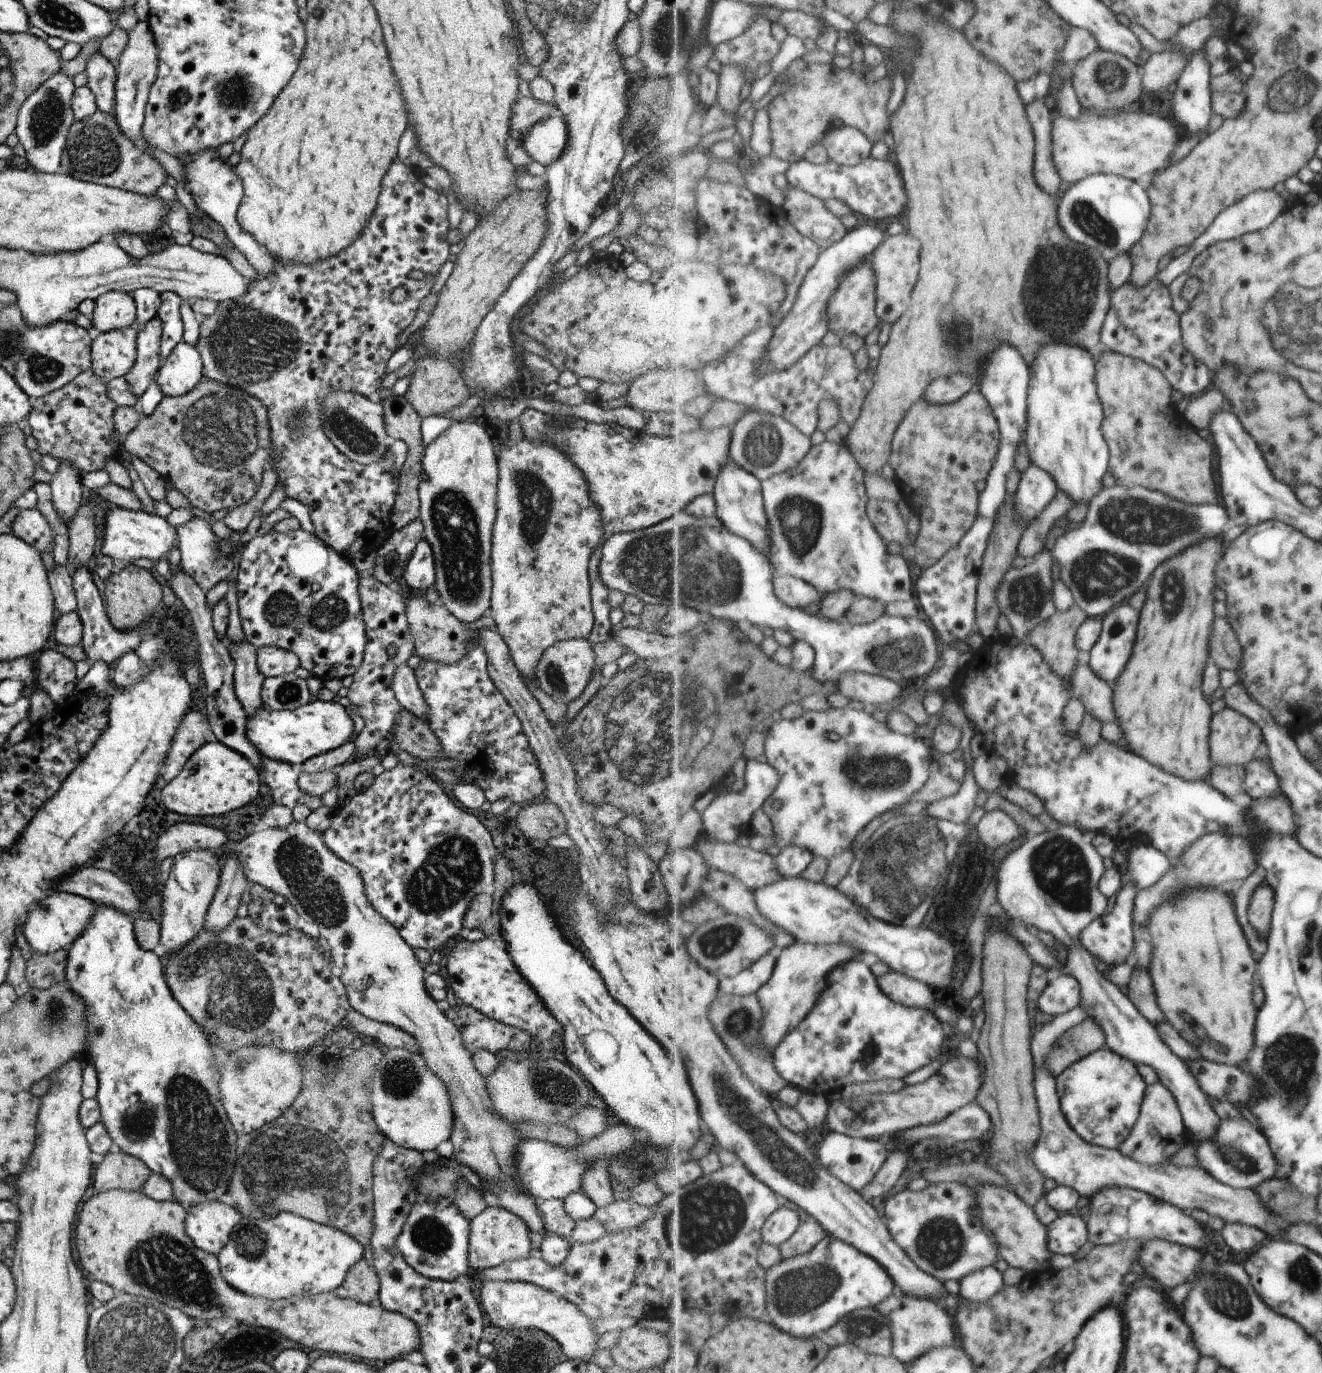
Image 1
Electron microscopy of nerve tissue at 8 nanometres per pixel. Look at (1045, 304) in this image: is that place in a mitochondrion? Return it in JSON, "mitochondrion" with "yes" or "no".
{"mitochondrion":"yes"}

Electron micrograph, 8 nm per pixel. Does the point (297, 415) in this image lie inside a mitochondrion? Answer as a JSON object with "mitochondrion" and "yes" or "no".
{"mitochondrion":"yes"}

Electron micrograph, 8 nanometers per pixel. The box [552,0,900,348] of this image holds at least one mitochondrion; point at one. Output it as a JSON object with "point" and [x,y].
{"point":[669,36]}

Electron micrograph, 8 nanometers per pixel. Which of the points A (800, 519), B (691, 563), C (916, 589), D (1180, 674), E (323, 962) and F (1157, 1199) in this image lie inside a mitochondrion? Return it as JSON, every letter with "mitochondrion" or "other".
{"A":"mitochondrion","B":"mitochondrion","C":"other","D":"other","E":"other","F":"other"}

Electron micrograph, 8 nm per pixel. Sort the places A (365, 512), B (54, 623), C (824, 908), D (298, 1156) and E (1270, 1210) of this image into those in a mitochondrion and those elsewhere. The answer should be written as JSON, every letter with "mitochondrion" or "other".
{"A":"other","B":"other","C":"other","D":"mitochondrion","E":"other"}

